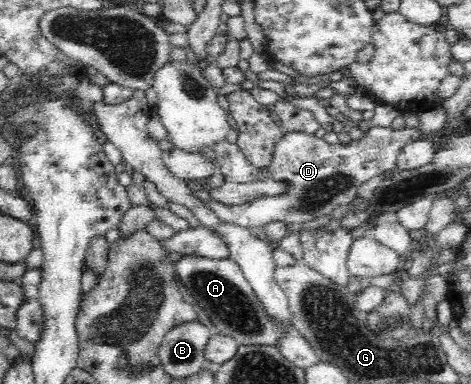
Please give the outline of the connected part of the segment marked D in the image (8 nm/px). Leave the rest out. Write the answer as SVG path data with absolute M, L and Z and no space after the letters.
M374 126L361 133L359 139L347 145L327 143L325 139L301 131L286 132L277 142L273 159L267 167L257 167L243 153L237 142L223 139L211 144L219 171L225 182L250 183L272 180L281 182L287 189L279 195L255 197L241 205L224 205L217 201L206 201L216 211L220 221L235 223L243 228L263 227L281 223L296 229L303 223L329 216L337 207L357 199L357 191L363 183L396 167L396 159L403 145L421 139L419 126L393 131L390 127Z

